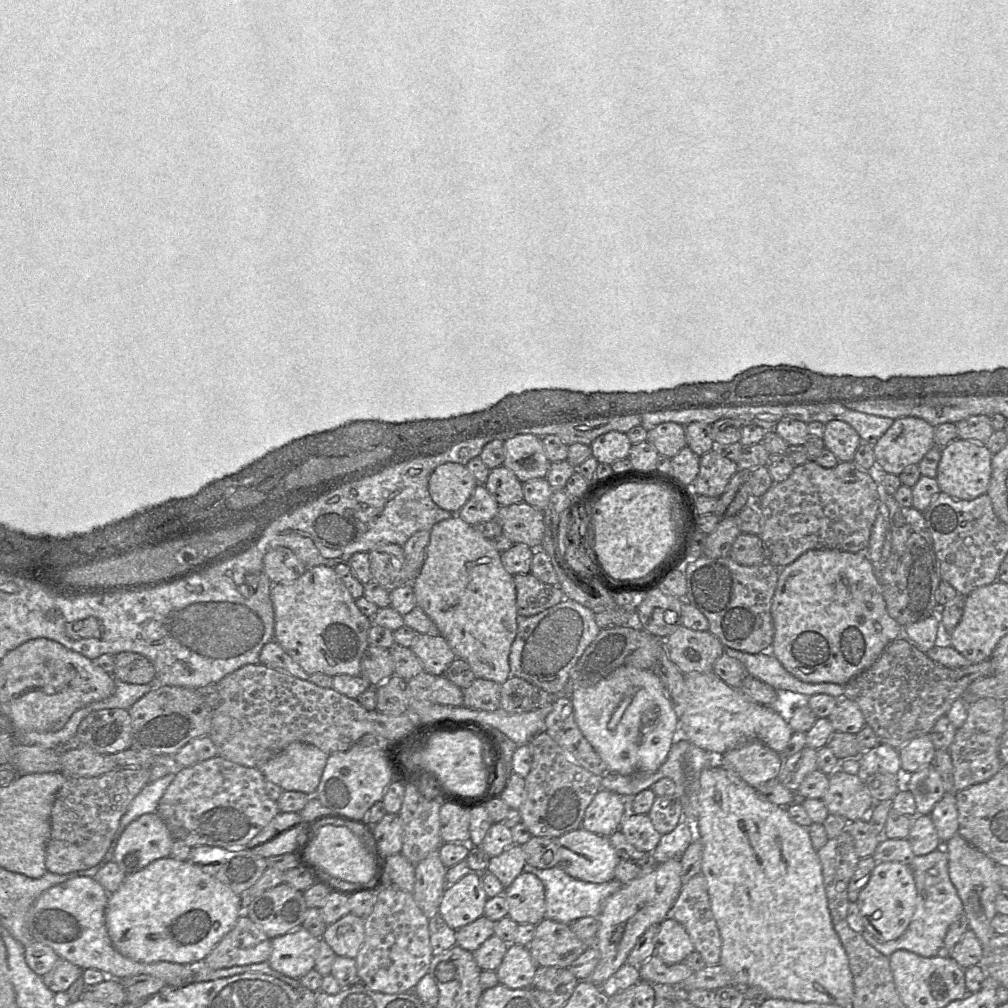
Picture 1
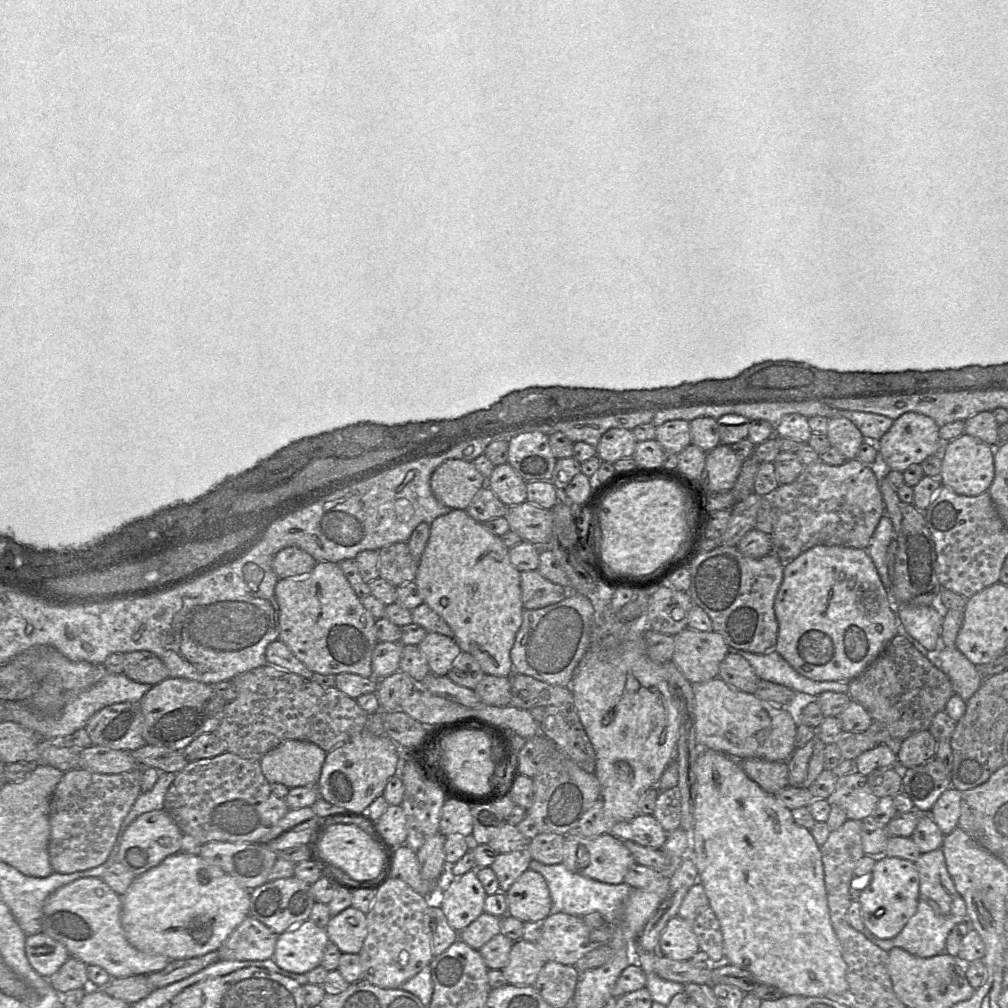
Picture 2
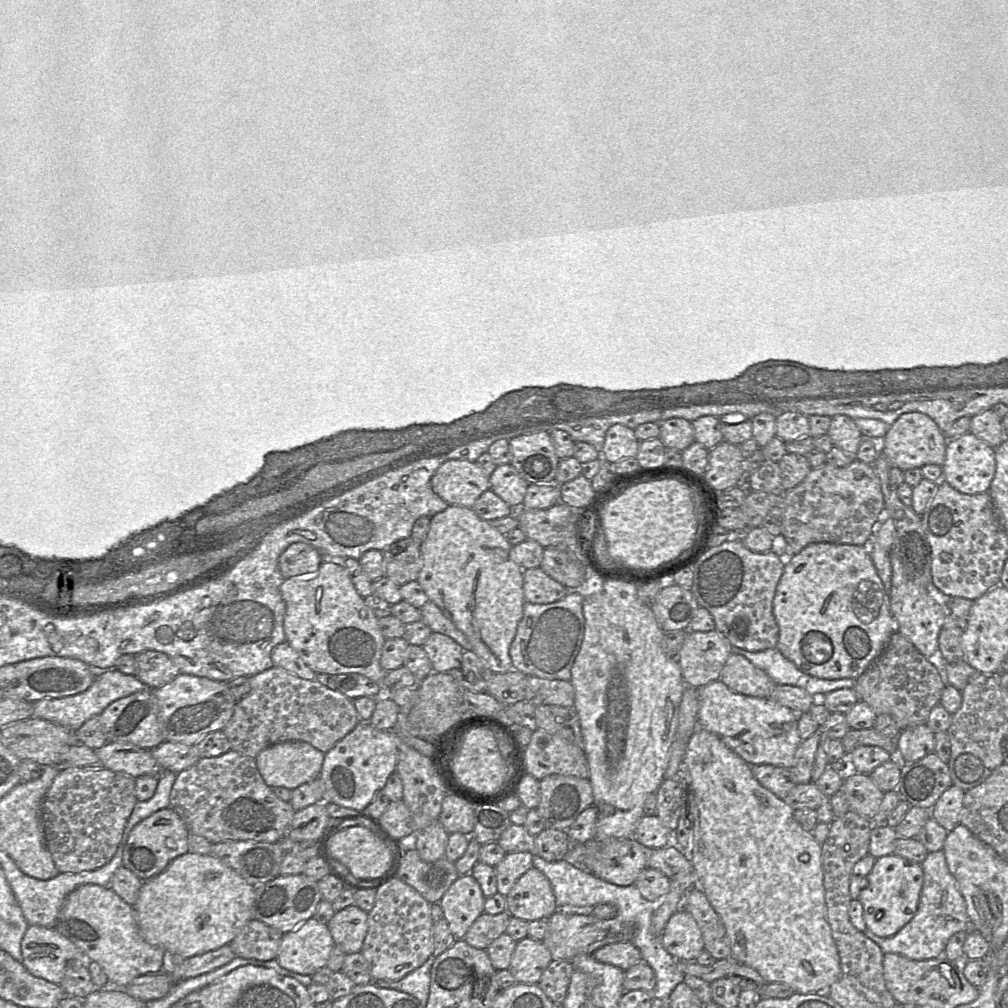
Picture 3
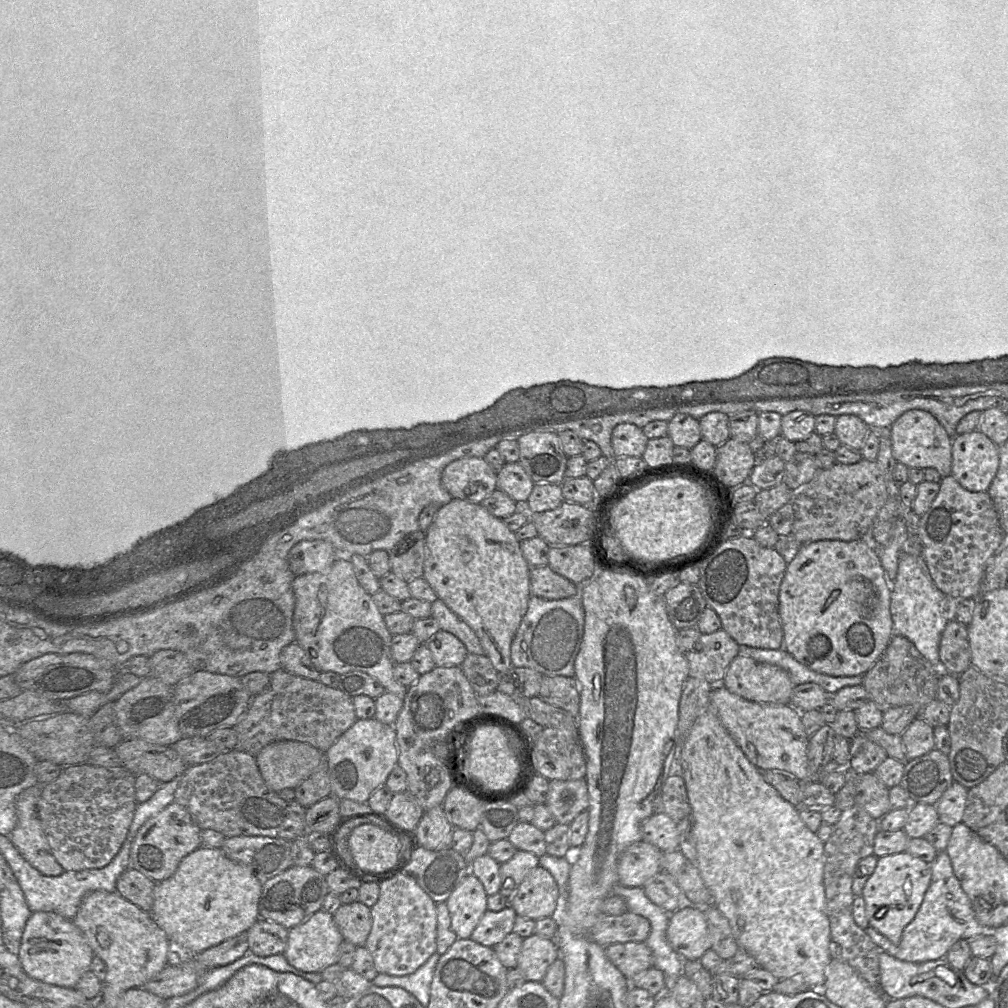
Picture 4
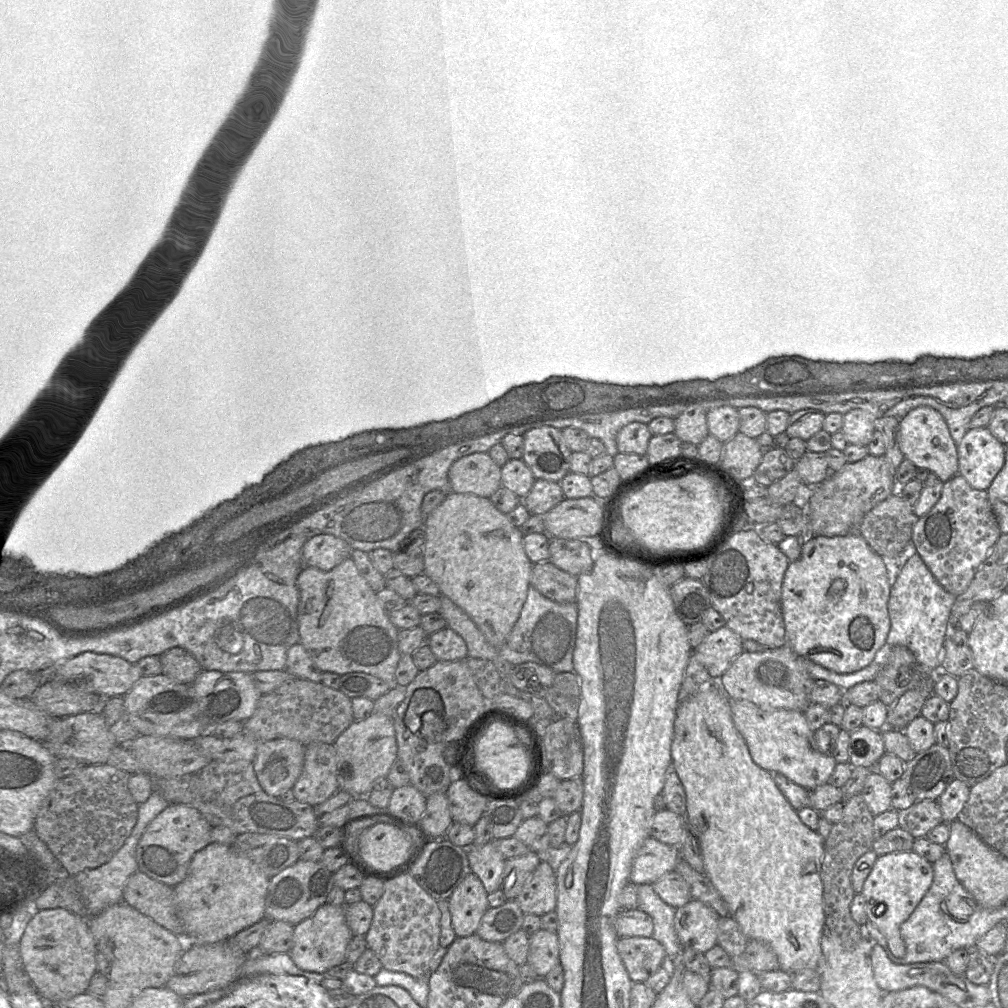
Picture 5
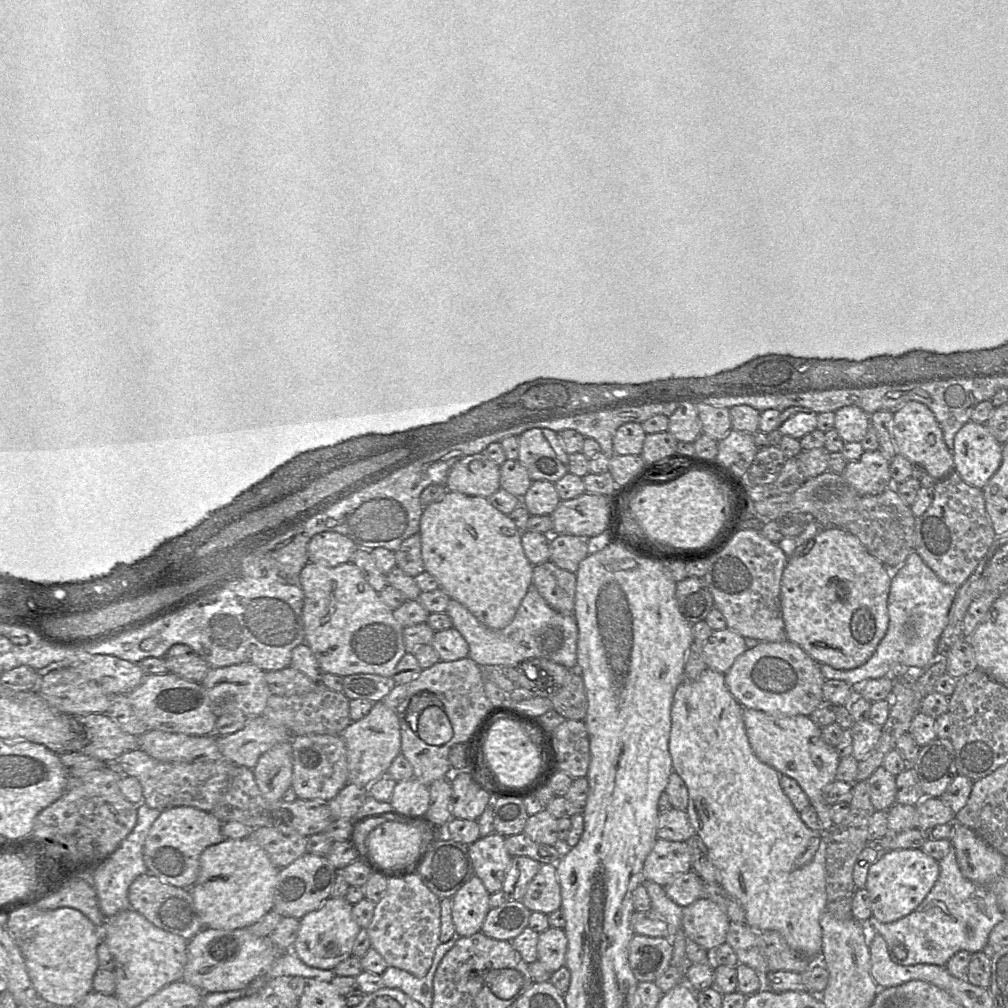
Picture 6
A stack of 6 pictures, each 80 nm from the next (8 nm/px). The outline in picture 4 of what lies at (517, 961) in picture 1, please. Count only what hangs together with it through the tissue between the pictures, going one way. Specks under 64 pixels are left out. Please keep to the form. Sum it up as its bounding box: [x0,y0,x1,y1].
[517,935,559,982]

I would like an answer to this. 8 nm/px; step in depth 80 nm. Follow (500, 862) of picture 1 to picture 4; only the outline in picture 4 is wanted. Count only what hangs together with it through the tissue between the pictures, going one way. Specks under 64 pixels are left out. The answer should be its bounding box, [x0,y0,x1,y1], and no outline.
[500,850,539,900]

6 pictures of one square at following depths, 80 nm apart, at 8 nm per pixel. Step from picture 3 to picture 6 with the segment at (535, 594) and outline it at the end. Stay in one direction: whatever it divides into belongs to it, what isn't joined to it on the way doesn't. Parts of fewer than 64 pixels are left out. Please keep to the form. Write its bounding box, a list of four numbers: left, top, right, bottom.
[532,561,576,615]

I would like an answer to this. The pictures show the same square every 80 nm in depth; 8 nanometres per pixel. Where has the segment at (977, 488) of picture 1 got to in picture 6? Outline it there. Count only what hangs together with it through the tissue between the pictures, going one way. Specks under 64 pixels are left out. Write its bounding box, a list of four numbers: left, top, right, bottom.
[954,421,1002,489]

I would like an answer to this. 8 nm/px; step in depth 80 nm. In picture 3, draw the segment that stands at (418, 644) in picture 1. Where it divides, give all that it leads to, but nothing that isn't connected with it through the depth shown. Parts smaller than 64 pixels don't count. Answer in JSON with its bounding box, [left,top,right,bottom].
[422,633,464,672]

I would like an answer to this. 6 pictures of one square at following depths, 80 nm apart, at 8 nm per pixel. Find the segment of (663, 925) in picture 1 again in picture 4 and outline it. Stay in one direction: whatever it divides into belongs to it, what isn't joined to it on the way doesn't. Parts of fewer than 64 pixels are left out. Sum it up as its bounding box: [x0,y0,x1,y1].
[666,903,711,960]

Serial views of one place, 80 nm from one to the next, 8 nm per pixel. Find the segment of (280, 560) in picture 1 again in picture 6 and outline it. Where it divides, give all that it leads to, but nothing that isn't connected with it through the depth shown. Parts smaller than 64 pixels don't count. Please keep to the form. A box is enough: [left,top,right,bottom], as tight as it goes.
[308,532,356,567]

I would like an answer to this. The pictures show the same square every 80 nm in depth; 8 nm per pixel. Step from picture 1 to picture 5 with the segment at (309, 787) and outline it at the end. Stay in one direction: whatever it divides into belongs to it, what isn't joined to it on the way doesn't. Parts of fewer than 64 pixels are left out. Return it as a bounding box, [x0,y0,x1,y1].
[253,738,305,797]

